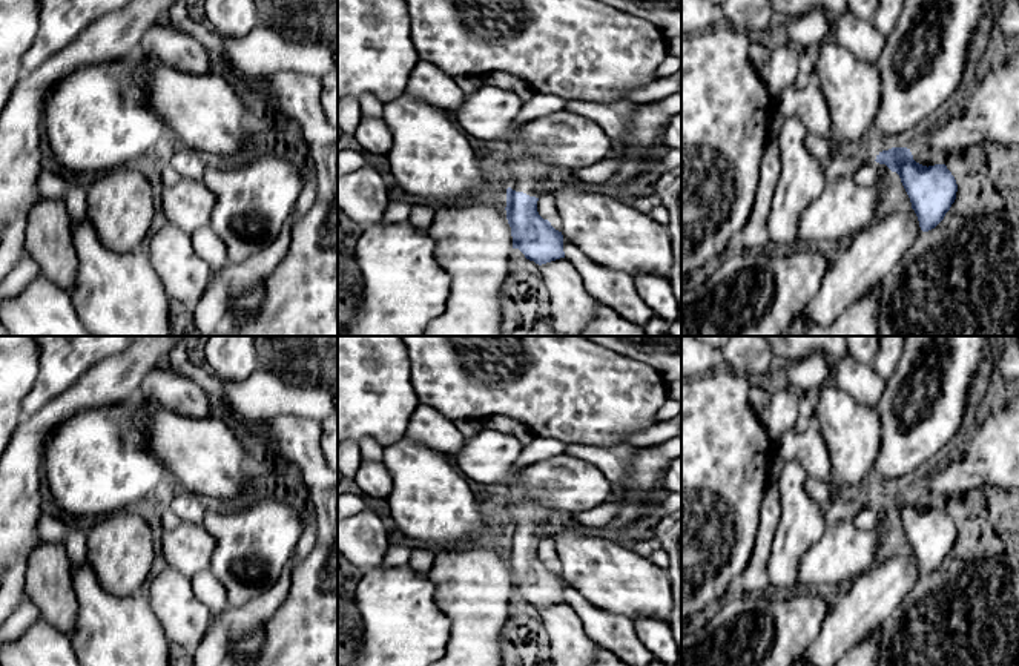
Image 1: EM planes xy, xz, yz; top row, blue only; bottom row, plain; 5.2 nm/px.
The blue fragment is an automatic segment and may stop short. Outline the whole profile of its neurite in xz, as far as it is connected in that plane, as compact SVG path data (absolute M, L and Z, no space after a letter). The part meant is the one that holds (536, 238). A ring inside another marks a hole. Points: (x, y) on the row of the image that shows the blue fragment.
M523 124L506 140L506 150L500 158L500 170L510 184L505 210L513 249L542 265L565 258L562 232L537 212L539 196L549 189L557 172L525 149L519 140L522 127Z

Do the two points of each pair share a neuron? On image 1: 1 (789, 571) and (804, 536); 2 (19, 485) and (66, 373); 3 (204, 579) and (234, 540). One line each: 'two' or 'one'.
1: one
2: two
3: two

